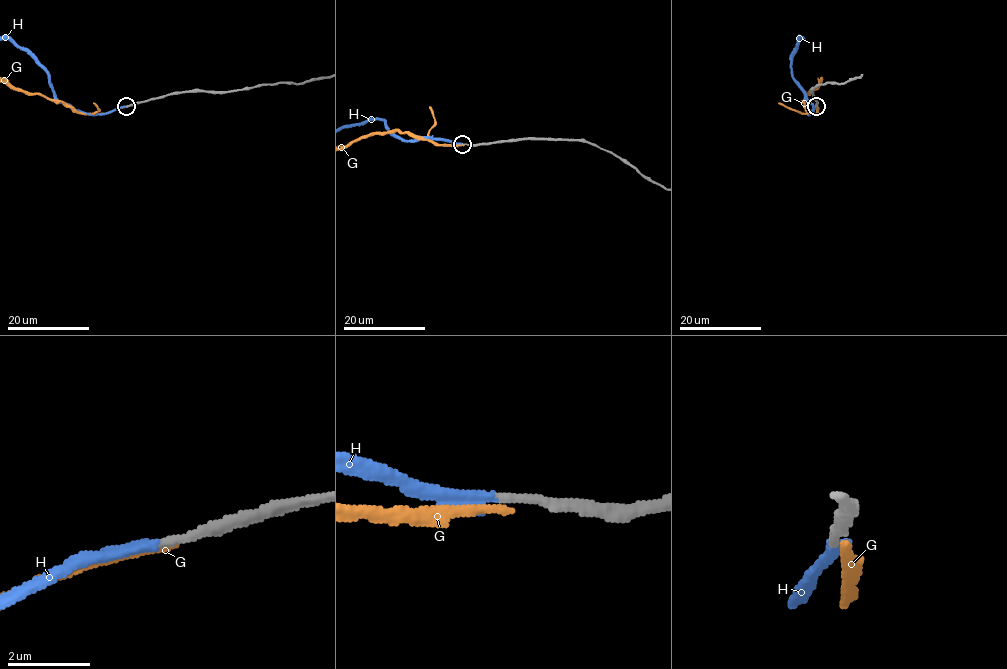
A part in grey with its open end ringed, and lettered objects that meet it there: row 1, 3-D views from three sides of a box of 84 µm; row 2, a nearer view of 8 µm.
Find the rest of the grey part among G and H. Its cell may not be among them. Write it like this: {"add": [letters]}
{"add": ["H"]}

